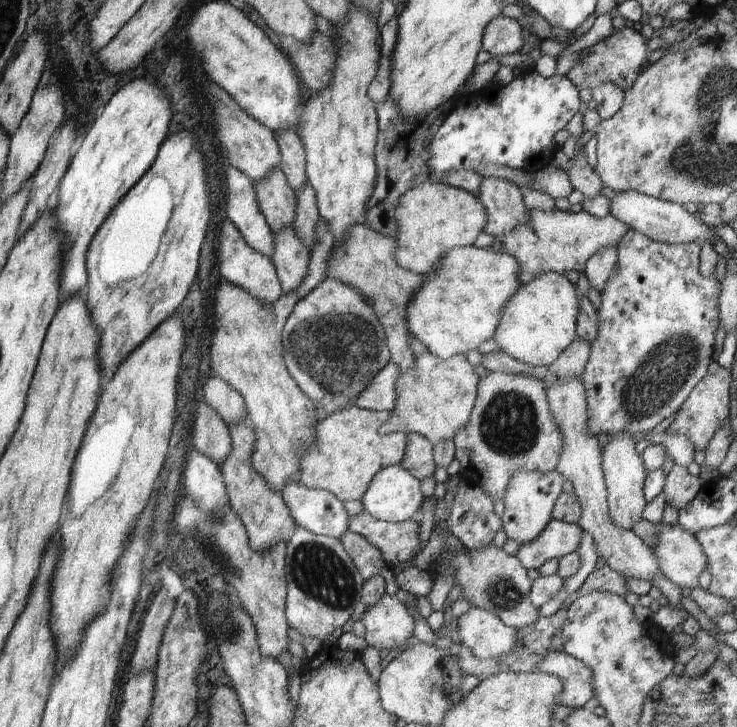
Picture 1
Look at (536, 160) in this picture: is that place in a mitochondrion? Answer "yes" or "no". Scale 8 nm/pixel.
no

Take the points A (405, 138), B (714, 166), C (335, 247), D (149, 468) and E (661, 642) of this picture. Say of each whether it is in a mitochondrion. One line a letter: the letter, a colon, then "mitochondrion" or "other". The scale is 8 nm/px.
A: other
B: mitochondrion
C: other
D: other
E: other

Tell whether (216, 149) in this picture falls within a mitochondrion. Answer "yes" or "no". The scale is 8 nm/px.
no

